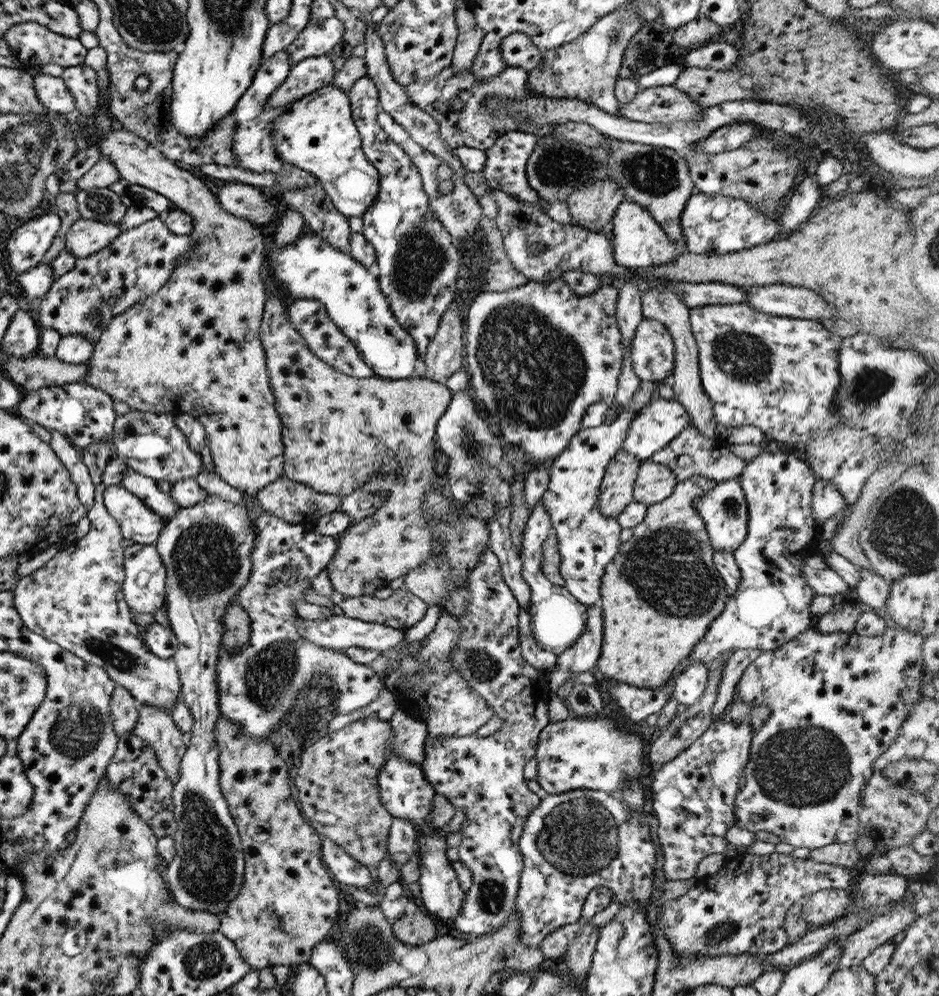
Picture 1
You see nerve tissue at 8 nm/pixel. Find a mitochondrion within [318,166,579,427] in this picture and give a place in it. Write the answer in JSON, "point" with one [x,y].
{"point":[418,259]}

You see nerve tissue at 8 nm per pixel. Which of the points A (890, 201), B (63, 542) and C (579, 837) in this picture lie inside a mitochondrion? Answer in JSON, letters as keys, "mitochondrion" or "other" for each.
{"A":"other","B":"other","C":"mitochondrion"}

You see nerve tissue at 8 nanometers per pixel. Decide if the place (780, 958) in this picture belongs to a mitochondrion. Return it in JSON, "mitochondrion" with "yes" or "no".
{"mitochondrion":"no"}

